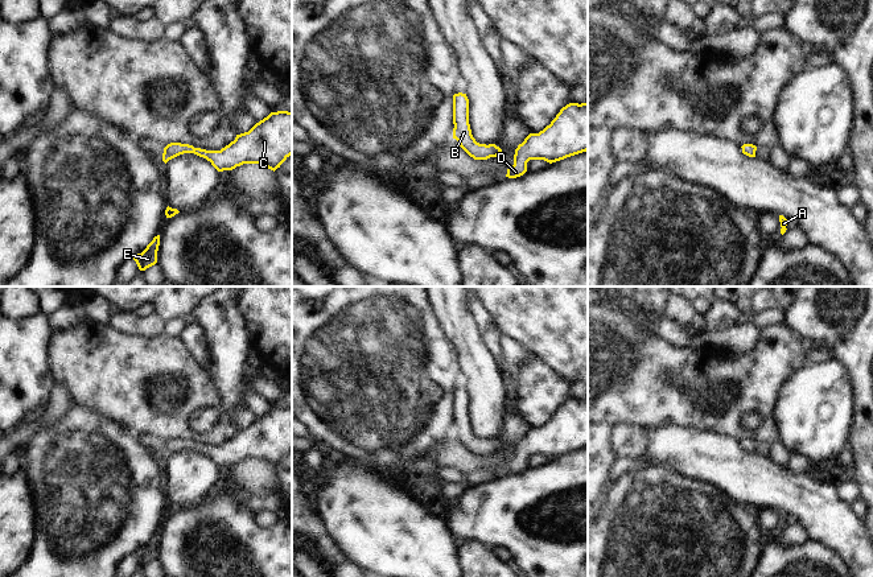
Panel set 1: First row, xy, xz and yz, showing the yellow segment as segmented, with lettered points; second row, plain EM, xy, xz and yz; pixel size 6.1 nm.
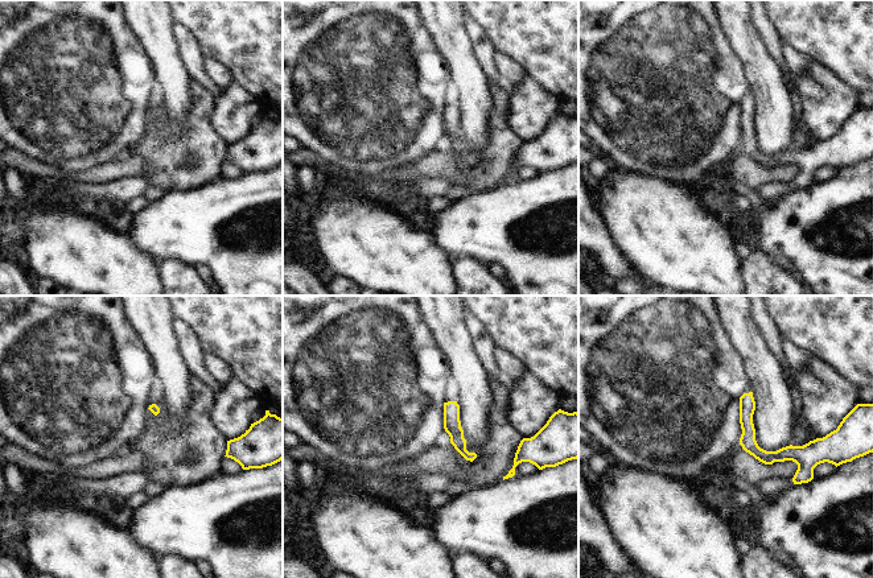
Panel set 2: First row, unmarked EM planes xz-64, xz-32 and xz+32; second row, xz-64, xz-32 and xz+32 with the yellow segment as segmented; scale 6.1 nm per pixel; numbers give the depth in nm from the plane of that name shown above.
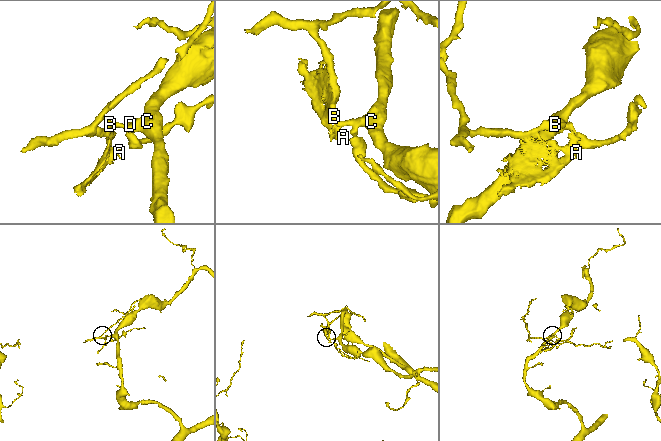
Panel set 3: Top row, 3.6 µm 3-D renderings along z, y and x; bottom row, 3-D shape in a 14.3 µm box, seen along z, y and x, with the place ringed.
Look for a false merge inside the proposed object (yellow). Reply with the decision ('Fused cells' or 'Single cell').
Single cell.

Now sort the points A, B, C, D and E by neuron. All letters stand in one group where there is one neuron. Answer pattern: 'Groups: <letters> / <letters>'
Groups: A B C D E.

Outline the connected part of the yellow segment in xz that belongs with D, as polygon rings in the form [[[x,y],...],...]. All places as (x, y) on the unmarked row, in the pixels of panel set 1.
[[[588,397],[569,399],[539,429],[530,429],[518,441],[514,459],[506,473],[516,474],[527,467],[530,456],[549,459],[588,446]]]

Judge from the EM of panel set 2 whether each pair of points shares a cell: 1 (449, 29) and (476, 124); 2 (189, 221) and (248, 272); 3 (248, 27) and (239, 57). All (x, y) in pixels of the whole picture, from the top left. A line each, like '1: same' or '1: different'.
1: same
2: same
3: same

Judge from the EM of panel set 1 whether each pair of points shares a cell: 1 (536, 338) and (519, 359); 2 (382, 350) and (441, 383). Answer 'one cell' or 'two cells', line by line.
1: two cells
2: one cell

